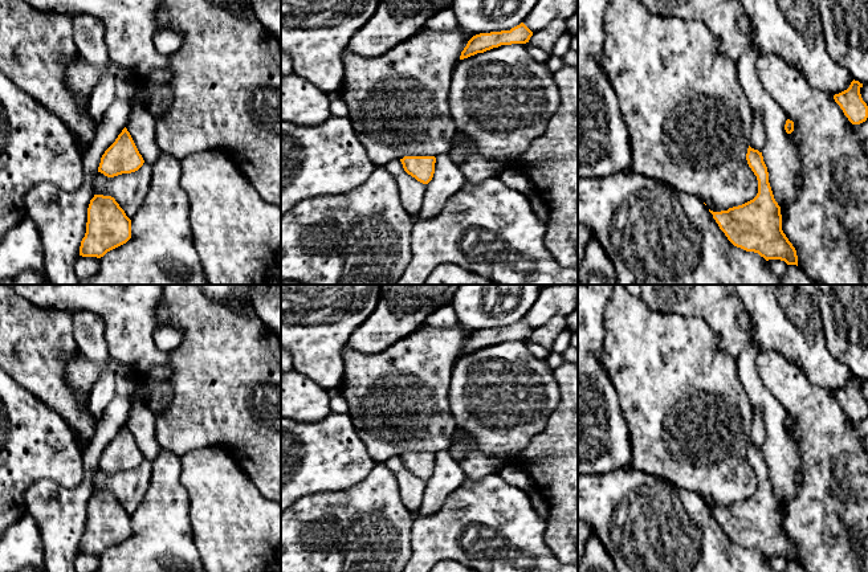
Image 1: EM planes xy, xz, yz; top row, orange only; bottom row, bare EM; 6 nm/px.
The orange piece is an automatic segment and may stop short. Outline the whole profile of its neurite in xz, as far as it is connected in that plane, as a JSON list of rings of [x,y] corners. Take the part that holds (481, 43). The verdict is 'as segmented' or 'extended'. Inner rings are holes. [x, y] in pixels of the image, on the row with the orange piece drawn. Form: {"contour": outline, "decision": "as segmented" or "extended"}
{"contour": [[[523,23],[510,30],[480,33],[468,41],[466,46],[461,52],[460,60],[477,53],[484,53],[501,45],[526,44],[531,36],[533,32]]], "decision": "as segmented"}

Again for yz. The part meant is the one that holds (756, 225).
{"contour": [[[749,146],[746,160],[758,180],[757,196],[728,211],[709,212],[734,246],[758,253],[766,261],[781,260],[798,266],[796,250],[782,230],[781,207],[774,199],[762,152]]], "decision": "as segmented"}

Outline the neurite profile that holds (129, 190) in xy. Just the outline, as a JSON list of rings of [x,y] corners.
[[[143,166],[131,173],[107,177],[97,172],[94,177],[94,195],[111,196],[131,220],[143,204],[151,183],[152,166]]]

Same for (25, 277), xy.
[[[23,271],[13,278],[12,285],[42,285],[45,275],[40,271]]]

